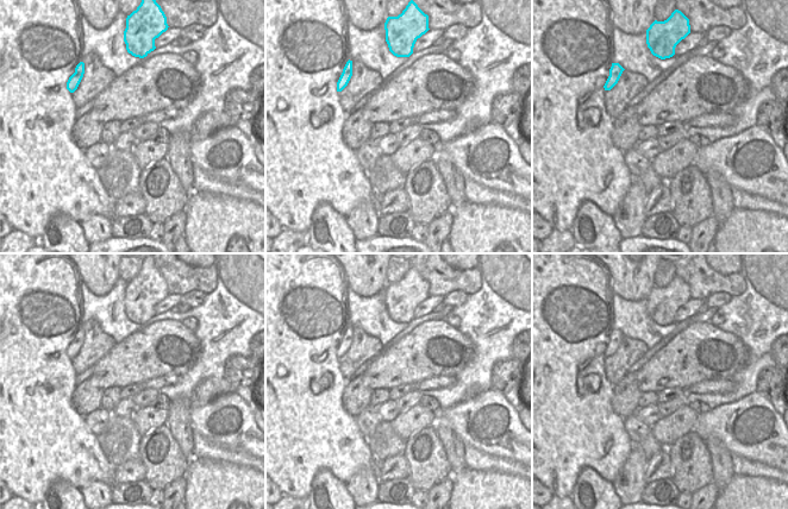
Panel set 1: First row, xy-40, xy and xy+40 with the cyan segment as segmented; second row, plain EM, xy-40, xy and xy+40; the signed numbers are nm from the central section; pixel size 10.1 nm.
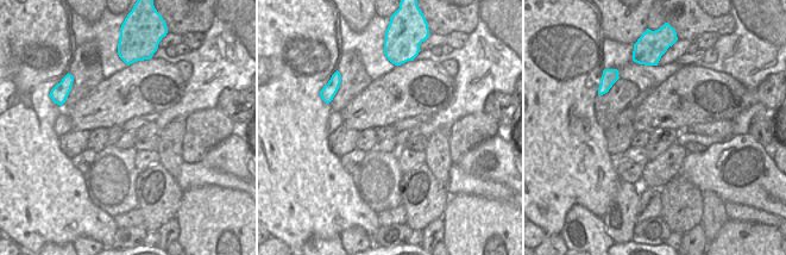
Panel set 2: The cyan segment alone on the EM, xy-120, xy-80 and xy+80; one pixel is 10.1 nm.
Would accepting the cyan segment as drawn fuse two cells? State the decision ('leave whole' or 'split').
leave whole

